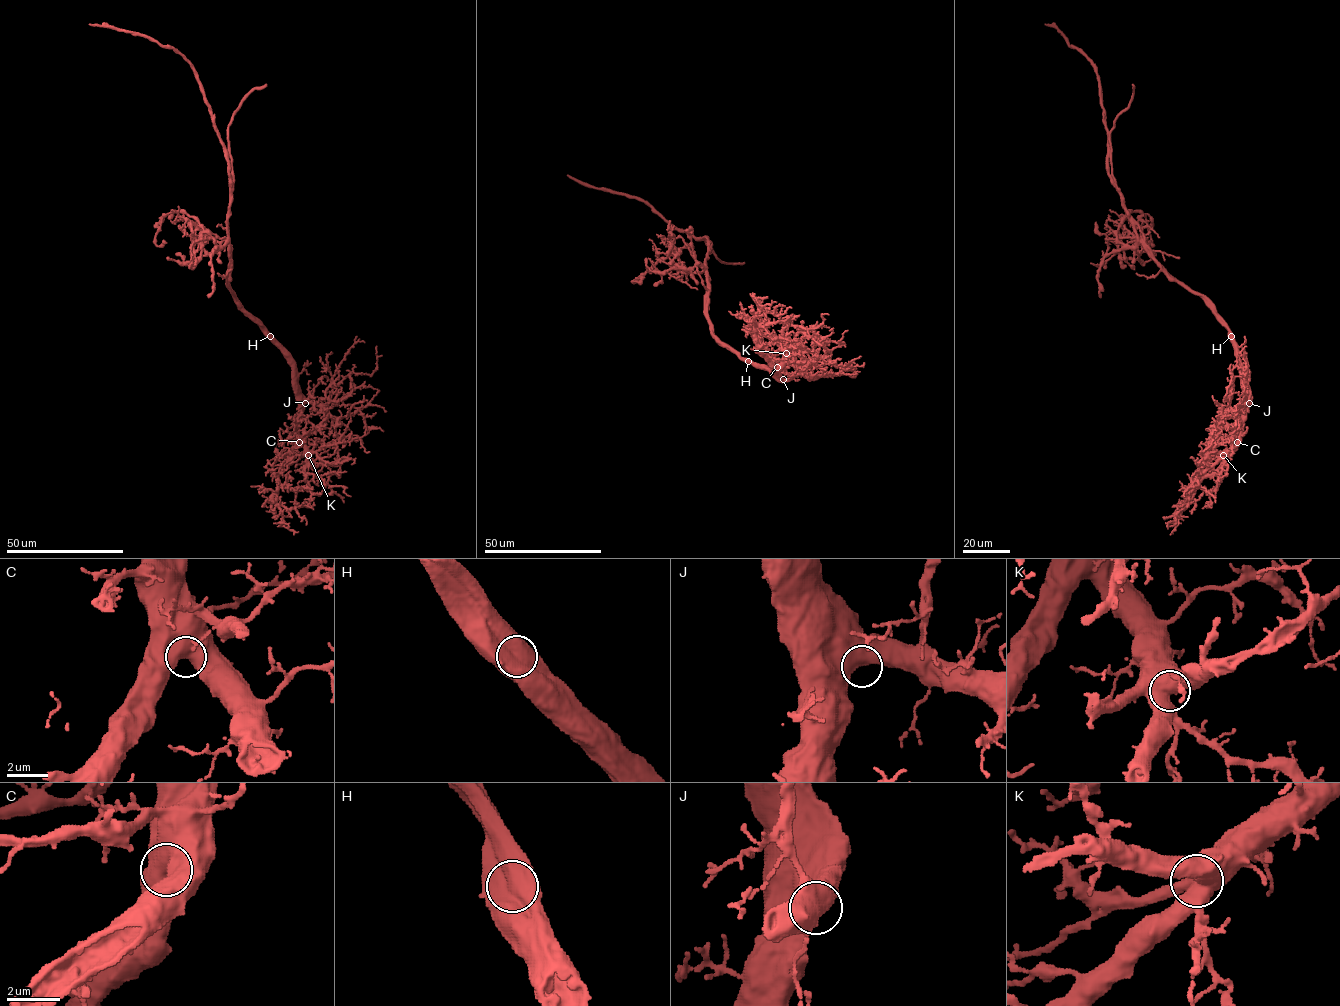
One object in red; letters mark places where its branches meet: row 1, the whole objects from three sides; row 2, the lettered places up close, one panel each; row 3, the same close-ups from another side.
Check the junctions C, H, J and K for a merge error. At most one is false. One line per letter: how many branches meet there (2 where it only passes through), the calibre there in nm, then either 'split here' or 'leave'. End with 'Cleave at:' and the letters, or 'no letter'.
C: 1 branches meet; 950 nm thick; leave
H: 1 branches meet; 1050 nm thick; leave
J: 1 branches meet; 800 nm thick; leave
K: 1 branches meet; 950 nm thick; leave
Cleave at: no letter

